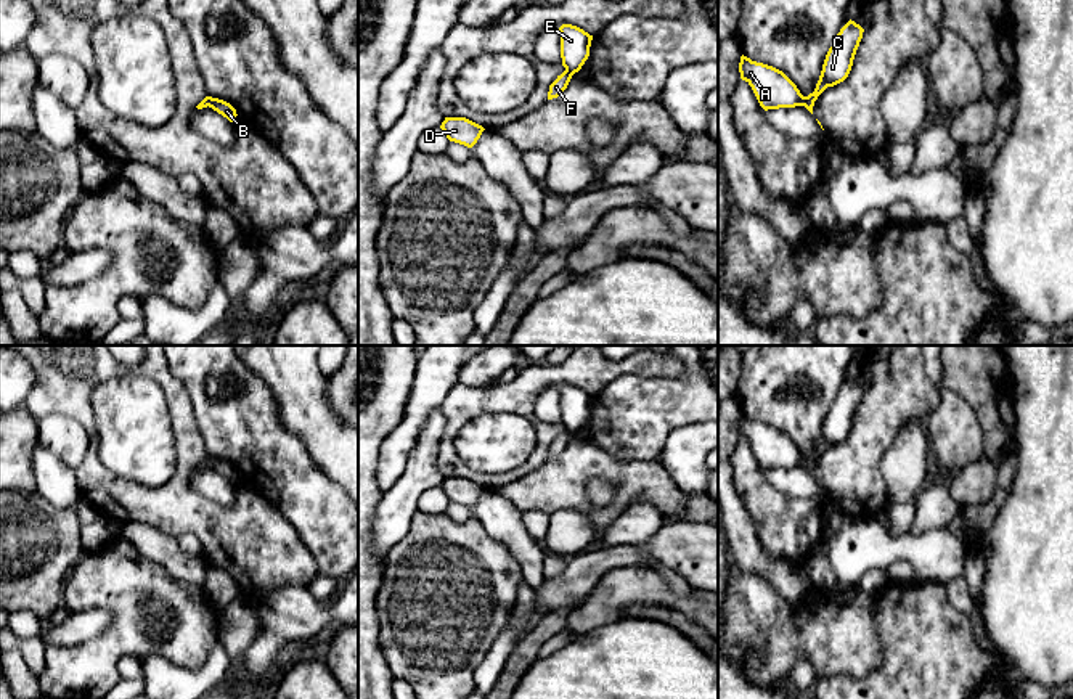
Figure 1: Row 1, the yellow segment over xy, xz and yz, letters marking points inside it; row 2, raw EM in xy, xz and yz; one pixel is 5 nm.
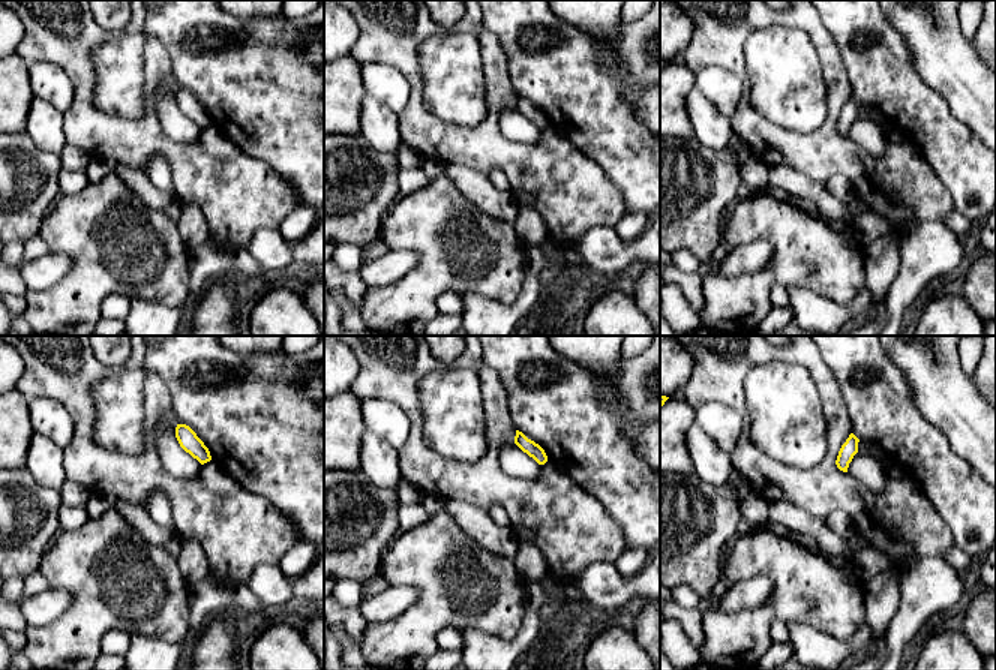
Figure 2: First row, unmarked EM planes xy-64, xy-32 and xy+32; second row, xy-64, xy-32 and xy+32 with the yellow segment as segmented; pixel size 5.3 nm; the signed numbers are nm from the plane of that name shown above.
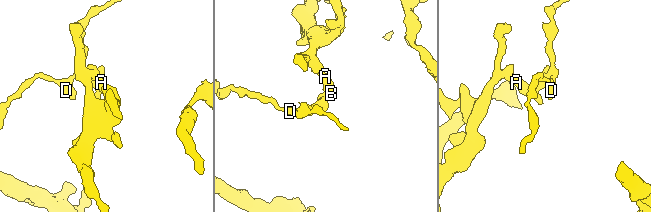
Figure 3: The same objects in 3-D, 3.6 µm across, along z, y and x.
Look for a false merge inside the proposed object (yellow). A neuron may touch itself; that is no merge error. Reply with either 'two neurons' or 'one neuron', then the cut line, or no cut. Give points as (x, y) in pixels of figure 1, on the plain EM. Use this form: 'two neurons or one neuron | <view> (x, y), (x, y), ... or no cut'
two neurons | yz (805, 457), (802, 465)

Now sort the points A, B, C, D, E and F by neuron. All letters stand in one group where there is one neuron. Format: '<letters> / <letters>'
A B E / C D F

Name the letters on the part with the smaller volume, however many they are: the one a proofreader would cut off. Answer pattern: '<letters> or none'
C, D, F

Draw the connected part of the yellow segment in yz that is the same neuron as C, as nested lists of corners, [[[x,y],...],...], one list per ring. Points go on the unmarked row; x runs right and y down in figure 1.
[[[850,379],[837,394],[837,399],[834,400],[832,407],[829,408],[826,415],[822,431],[821,431],[814,452],[805,456],[803,466],[811,474],[813,474],[813,466],[818,456],[827,447],[834,447],[848,437],[856,410],[863,399],[863,392],[864,389]]]

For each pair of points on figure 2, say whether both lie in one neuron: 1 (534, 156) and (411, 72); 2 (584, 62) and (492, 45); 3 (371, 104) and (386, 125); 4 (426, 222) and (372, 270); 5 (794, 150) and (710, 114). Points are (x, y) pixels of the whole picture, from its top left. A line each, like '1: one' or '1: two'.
1: one
2: two
3: one
4: two
5: two

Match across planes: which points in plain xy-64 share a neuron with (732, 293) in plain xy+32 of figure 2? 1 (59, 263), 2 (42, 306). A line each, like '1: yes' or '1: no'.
1: no
2: yes

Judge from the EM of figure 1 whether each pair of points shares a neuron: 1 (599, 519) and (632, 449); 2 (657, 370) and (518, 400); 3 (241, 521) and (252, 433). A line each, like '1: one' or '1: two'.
1: two
2: one
3: two

